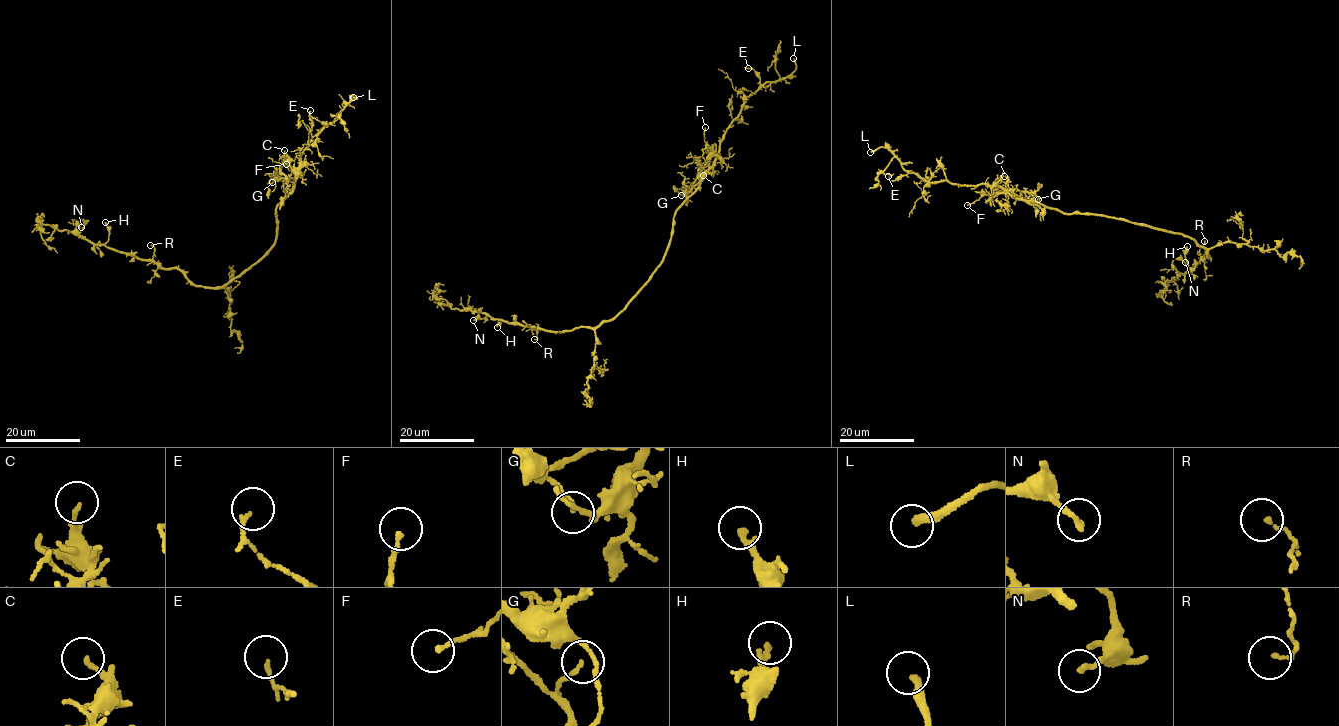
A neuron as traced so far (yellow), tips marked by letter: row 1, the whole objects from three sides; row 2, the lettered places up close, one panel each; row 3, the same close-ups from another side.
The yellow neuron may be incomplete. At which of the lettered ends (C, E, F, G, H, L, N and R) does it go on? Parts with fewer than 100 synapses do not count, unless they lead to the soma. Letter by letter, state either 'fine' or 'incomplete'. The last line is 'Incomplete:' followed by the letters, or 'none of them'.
C: fine
E: fine
F: fine
G: fine
H: fine
L: incomplete
N: fine
R: fine
Incomplete: L

